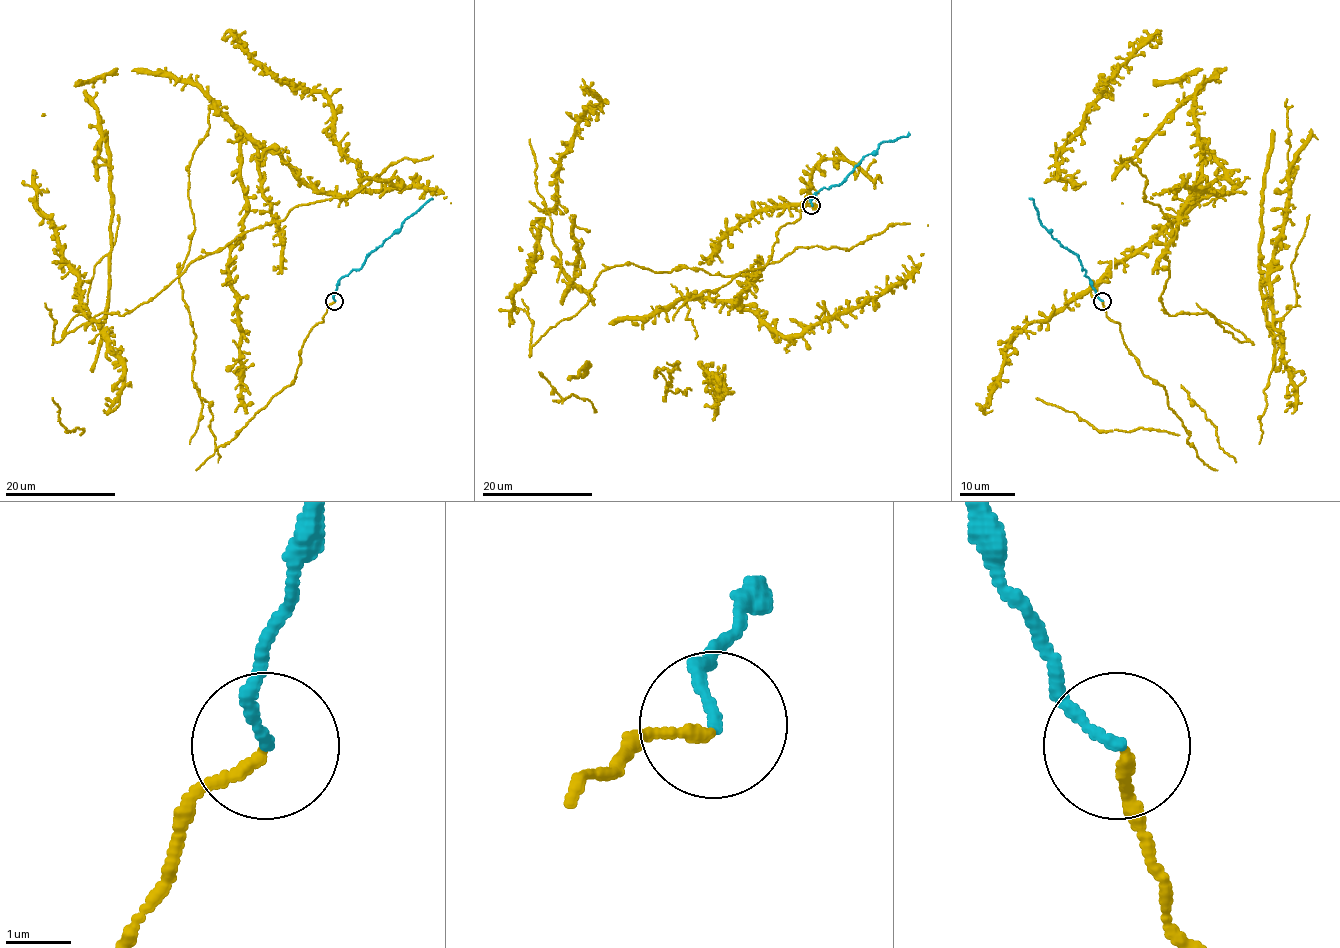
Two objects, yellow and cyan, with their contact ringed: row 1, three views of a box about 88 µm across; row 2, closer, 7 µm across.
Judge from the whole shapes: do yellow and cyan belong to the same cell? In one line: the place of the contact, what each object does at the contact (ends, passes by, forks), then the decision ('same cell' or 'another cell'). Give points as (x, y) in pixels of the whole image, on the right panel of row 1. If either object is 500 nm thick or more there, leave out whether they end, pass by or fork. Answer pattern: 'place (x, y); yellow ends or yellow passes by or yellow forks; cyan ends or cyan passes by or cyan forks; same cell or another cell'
place (1102, 301); yellow ends; cyan ends; same cell

